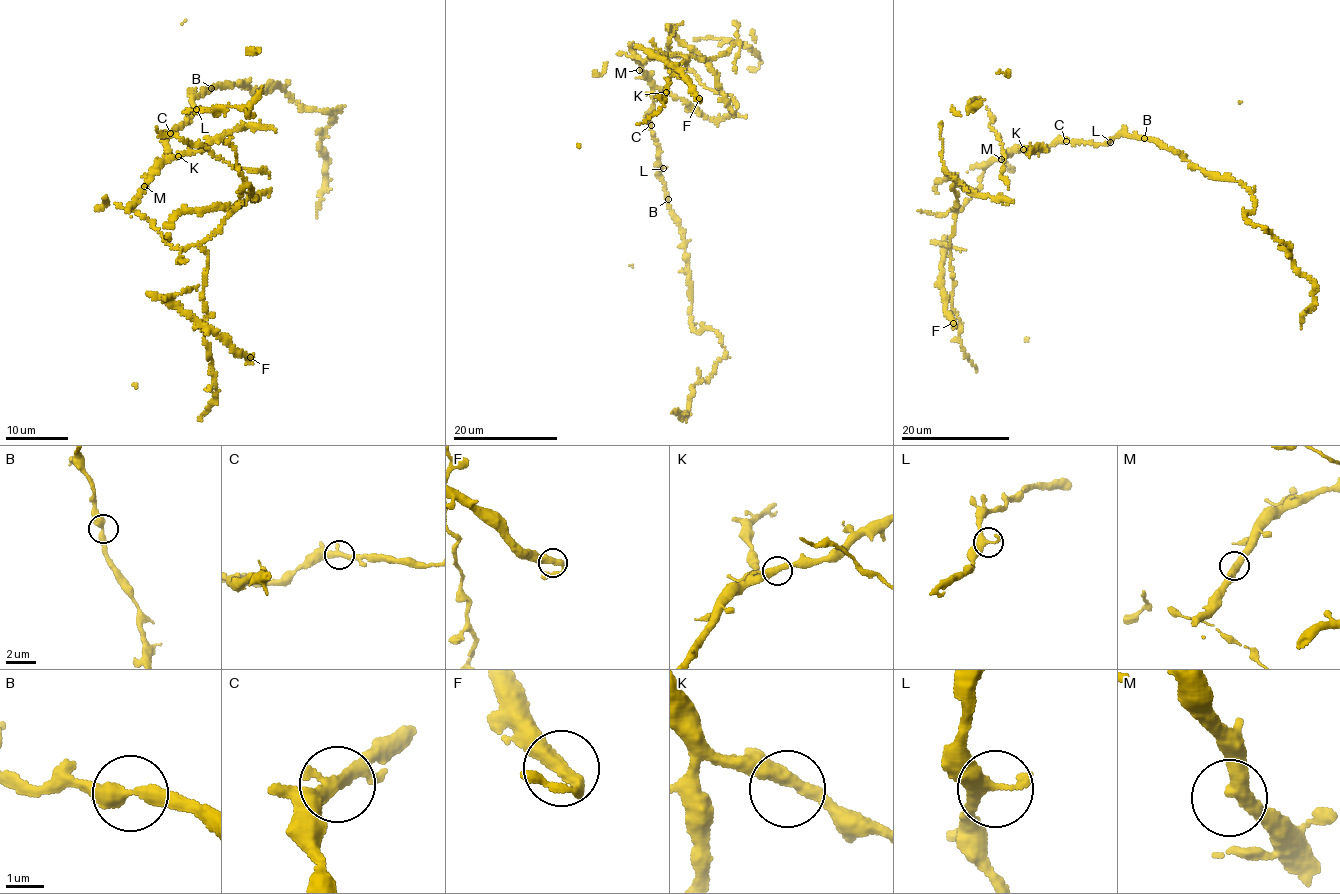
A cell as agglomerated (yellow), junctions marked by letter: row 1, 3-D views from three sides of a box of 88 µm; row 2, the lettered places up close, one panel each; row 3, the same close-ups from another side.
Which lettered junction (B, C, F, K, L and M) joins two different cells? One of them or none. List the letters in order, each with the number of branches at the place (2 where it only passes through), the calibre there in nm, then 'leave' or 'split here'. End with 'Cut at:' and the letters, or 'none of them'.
B: 2 branches meet; 400 nm thick; leave
C: 2 branches meet; 320 nm thick; leave
F: 2 branches meet; 380 nm thick; leave
K: 2 branches meet; 400 nm thick; leave
L: 2 branches meet; 400 nm thick; leave
M: 2 branches meet; 400 nm thick; leave
Cut at: none of them

